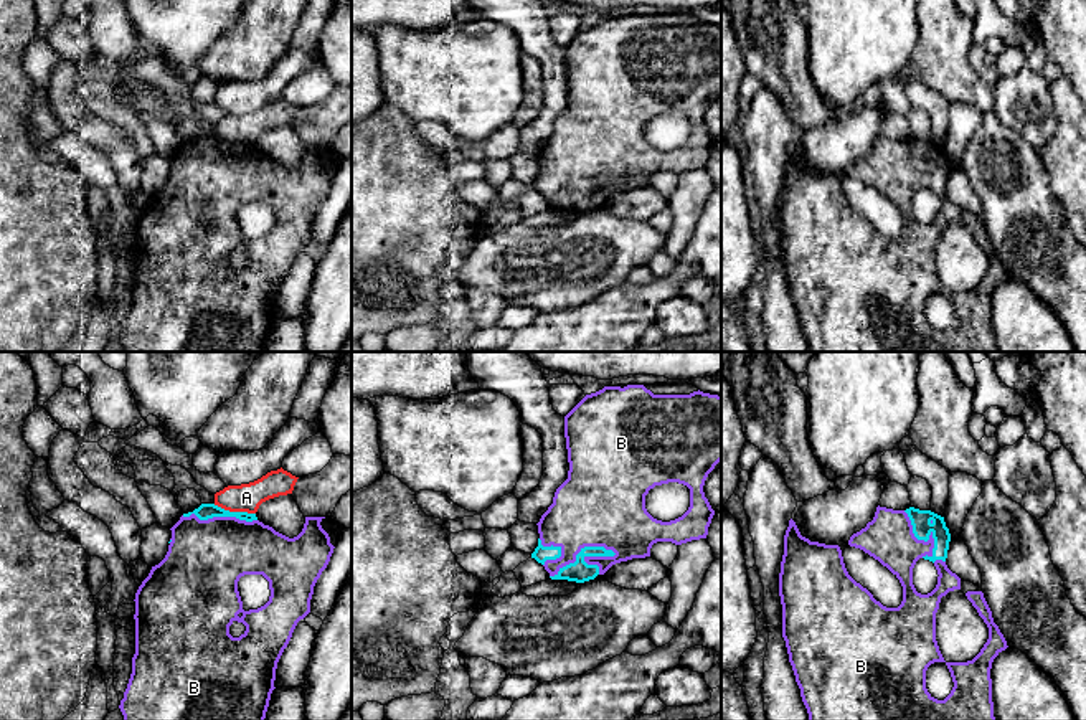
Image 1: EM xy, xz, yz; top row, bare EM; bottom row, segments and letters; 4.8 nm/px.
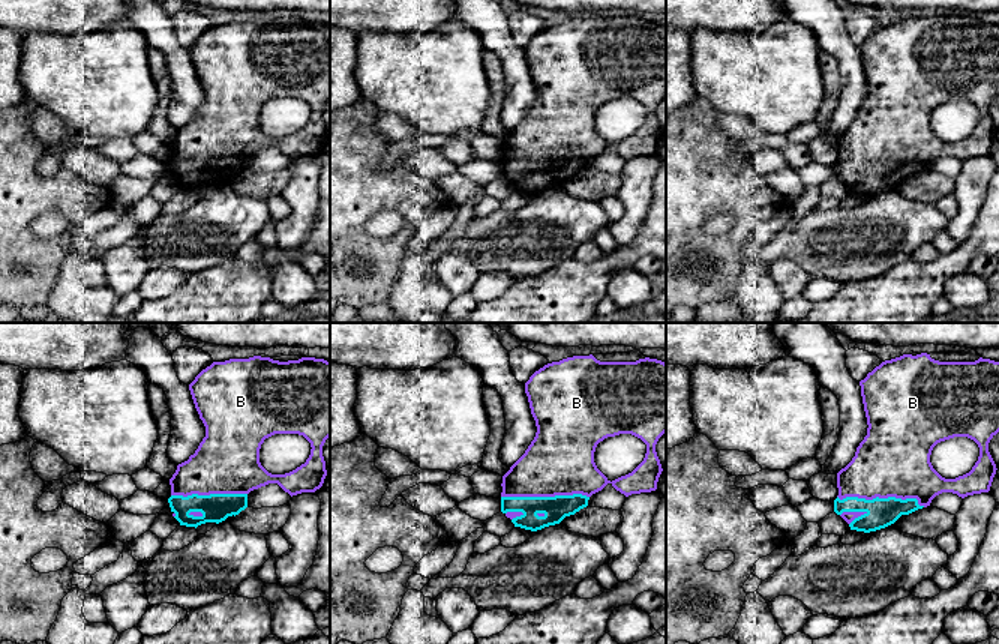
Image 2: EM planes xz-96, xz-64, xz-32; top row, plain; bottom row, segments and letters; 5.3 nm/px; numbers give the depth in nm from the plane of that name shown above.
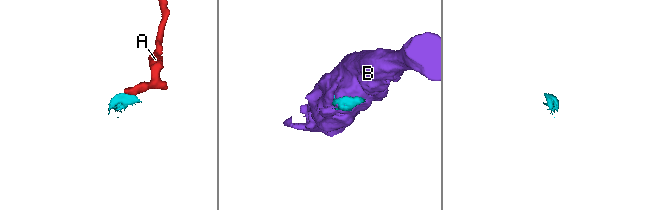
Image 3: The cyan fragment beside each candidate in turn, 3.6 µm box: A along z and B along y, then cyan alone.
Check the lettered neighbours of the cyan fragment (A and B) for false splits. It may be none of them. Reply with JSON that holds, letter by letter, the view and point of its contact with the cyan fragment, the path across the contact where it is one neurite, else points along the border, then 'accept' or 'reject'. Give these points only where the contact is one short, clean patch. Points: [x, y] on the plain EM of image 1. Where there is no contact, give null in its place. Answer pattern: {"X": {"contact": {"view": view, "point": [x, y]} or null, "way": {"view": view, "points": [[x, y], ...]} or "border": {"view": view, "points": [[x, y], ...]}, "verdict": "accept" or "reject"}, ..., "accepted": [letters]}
{"A": {"contact": {"view": "xy", "point": [235, 142]}, "border": {"view": "xy", "points": [[213, 134], [230, 141], [254, 144]]}, "verdict": "reject"}, "B": {"contact": {"view": "xz", "point": [581, 180]}, "verdict": "accept"}, "accepted": ["B"]}

